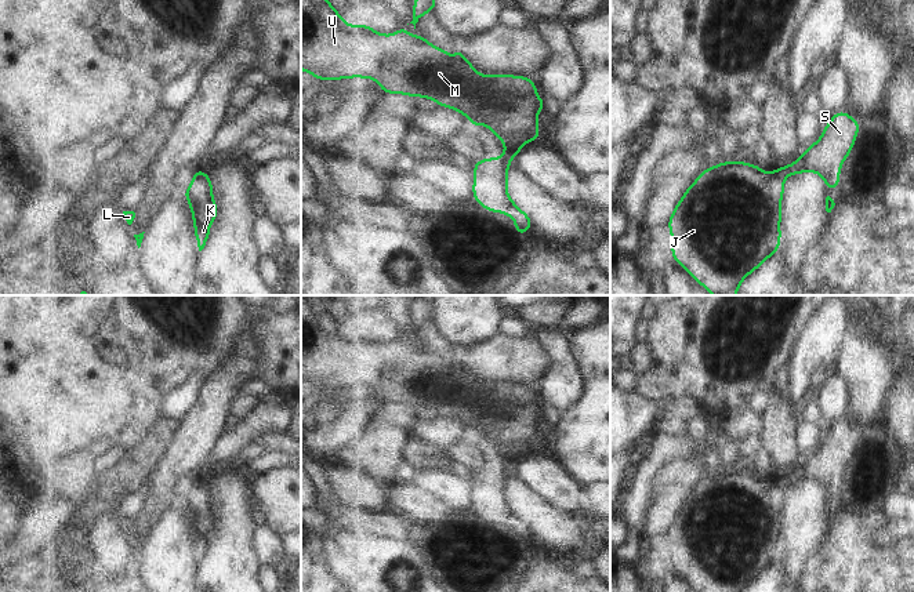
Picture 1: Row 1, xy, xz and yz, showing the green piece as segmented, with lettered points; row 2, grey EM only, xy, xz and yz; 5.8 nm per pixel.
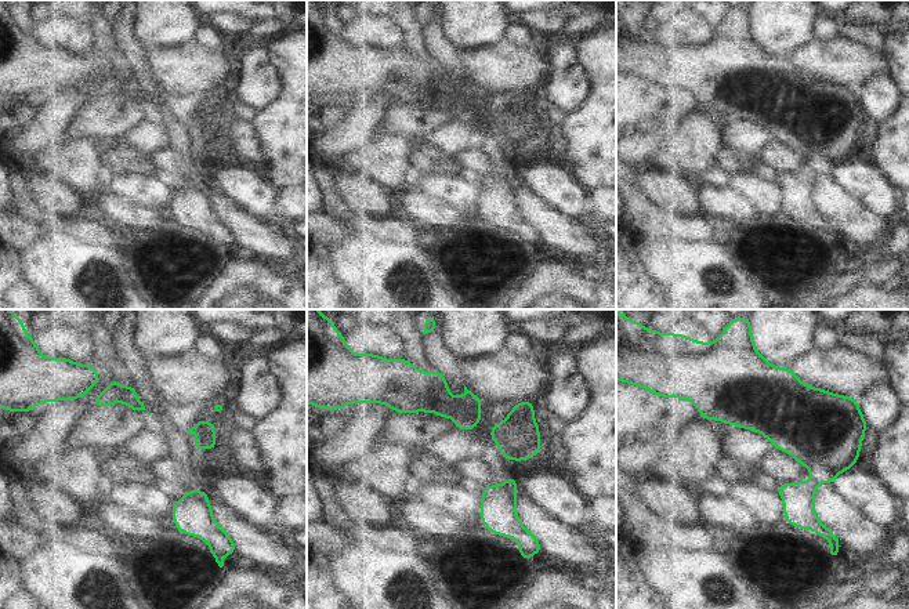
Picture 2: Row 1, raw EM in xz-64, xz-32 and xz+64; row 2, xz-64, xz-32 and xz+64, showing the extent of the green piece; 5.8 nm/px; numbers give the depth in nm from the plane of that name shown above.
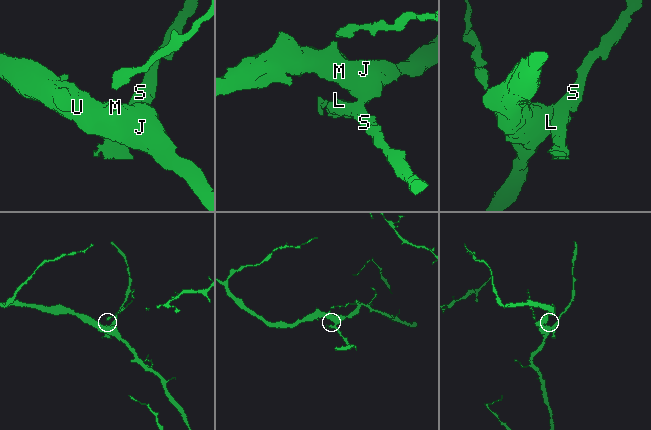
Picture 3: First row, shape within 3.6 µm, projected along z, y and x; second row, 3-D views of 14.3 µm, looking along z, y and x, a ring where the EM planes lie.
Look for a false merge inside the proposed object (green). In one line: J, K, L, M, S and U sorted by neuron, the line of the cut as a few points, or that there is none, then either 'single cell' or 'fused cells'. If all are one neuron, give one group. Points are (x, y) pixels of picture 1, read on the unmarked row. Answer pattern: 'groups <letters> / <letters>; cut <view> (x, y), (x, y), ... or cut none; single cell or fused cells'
groups J K M U / L S; cut xz (504, 458), (512, 468); fused cells

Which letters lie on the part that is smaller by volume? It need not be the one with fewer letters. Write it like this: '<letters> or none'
L, S

